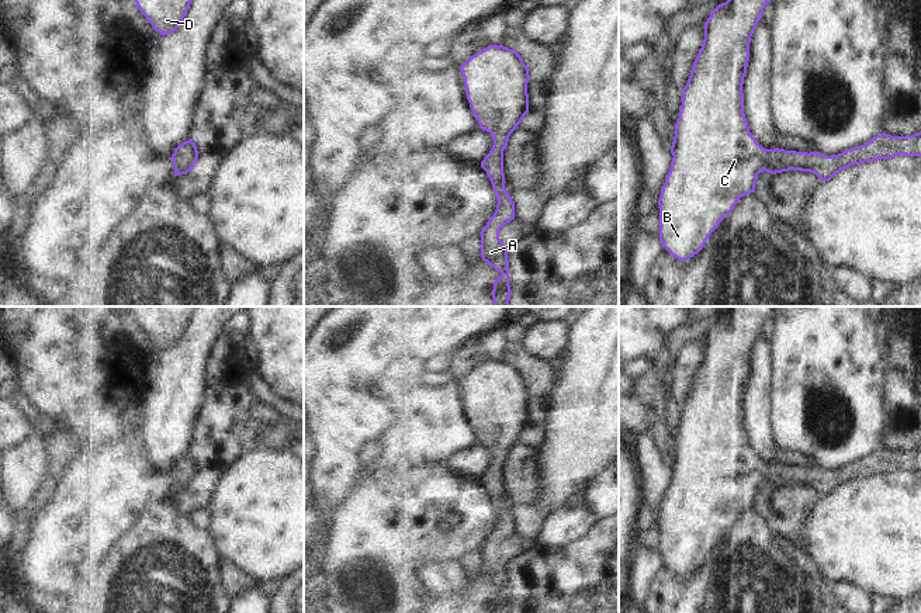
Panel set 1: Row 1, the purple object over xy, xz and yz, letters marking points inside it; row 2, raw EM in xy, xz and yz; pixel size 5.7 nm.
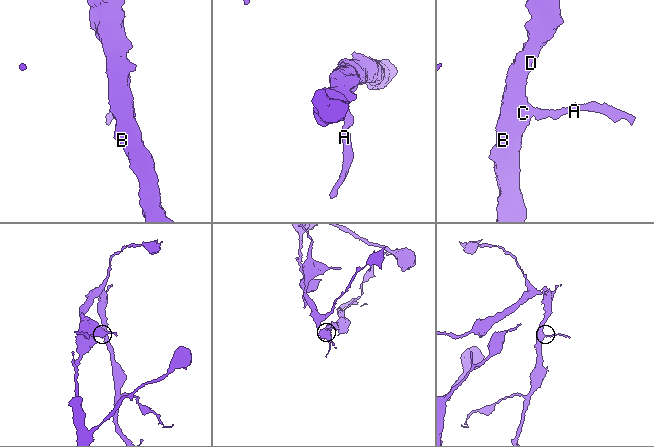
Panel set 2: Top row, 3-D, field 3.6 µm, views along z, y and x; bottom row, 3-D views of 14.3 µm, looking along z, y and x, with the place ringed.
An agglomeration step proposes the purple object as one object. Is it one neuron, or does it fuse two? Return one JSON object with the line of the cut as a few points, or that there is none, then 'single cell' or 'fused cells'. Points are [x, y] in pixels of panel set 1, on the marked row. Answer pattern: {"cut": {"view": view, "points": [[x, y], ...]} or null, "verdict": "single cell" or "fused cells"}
{"cut": null, "verdict": "single cell"}

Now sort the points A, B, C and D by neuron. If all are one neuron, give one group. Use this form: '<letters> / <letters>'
A B C D

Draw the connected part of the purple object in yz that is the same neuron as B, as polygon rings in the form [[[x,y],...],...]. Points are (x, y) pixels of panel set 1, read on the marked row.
[[[727,0],[719,4],[704,22],[704,39],[693,62],[690,76],[682,89],[682,105],[671,146],[672,162],[659,205],[659,240],[681,262],[697,254],[711,232],[727,218],[741,197],[755,193],[761,172],[772,174],[800,170],[816,174],[821,181],[852,164],[891,159],[897,155],[921,156],[921,132],[891,136],[886,132],[865,145],[838,155],[765,149],[751,135],[744,114],[742,84],[749,60],[749,42],[771,0]]]

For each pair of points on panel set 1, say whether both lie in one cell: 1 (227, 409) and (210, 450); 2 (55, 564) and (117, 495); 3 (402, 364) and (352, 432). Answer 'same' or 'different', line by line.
1: same
2: same
3: different

